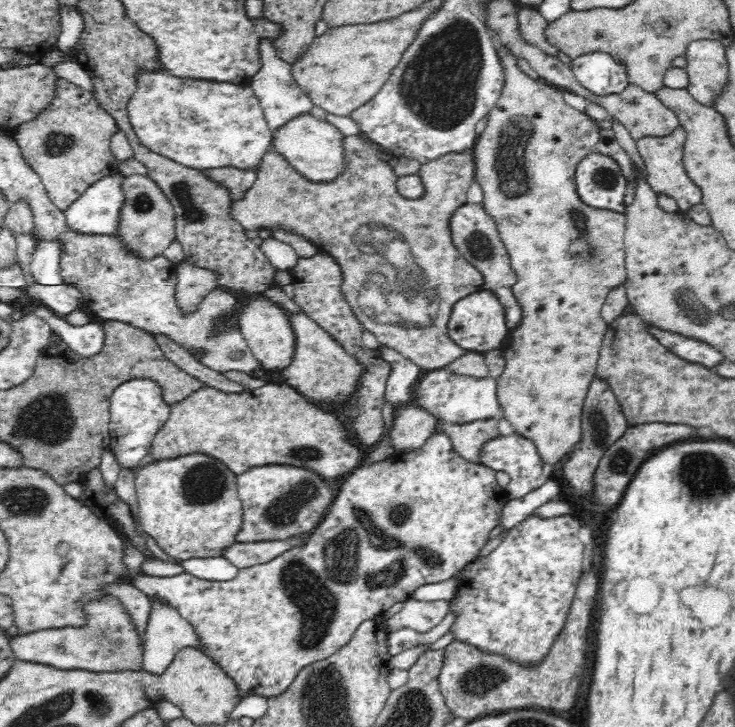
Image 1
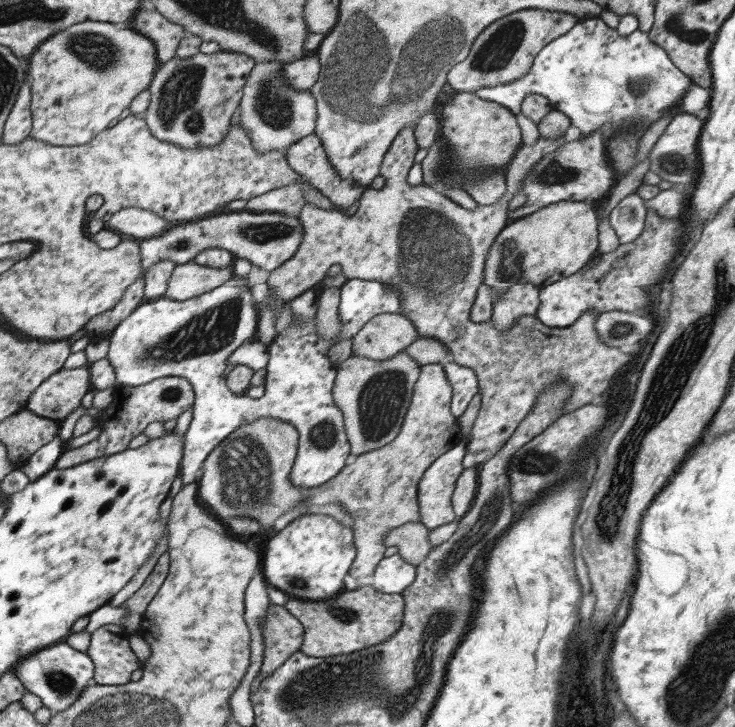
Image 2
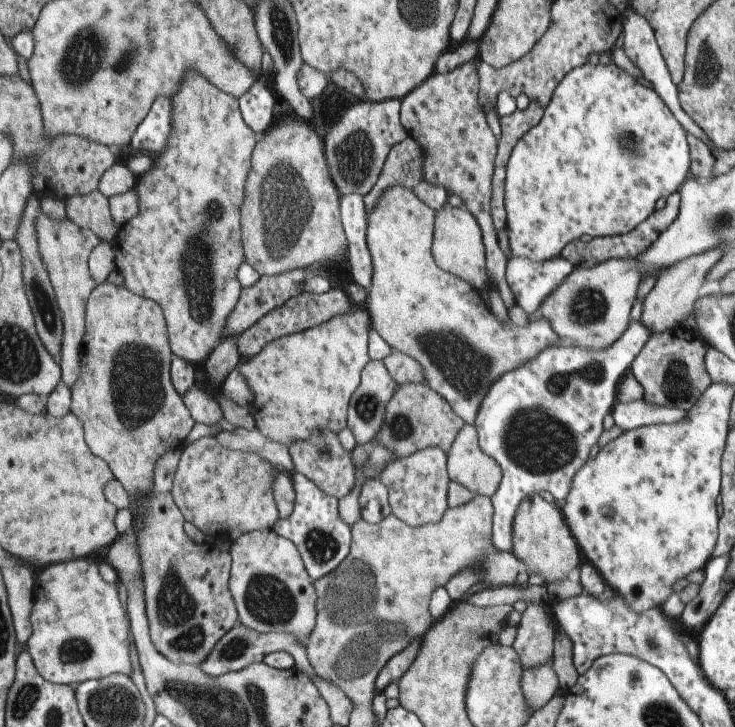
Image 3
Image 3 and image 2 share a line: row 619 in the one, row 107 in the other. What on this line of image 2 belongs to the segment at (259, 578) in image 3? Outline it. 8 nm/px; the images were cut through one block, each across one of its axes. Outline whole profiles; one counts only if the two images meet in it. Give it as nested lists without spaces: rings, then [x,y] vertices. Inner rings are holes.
[[[283,60],[255,62],[243,86],[243,98],[237,108],[235,124],[239,124],[247,132],[249,142],[257,154],[281,152],[283,156],[287,156],[287,148],[291,144],[315,132],[317,122],[315,98],[309,90],[299,90],[289,84],[285,76],[285,66],[287,62]]]

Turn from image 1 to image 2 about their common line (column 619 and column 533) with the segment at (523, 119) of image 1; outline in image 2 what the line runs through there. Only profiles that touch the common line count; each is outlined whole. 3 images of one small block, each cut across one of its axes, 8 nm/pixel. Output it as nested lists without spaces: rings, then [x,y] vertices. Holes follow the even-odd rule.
[[[559,200],[521,220],[505,224],[489,248],[483,270],[483,286],[491,292],[491,304],[495,306],[509,288],[531,286],[541,290],[579,272],[587,264],[589,256],[599,248],[597,228],[595,204],[583,200]]]

